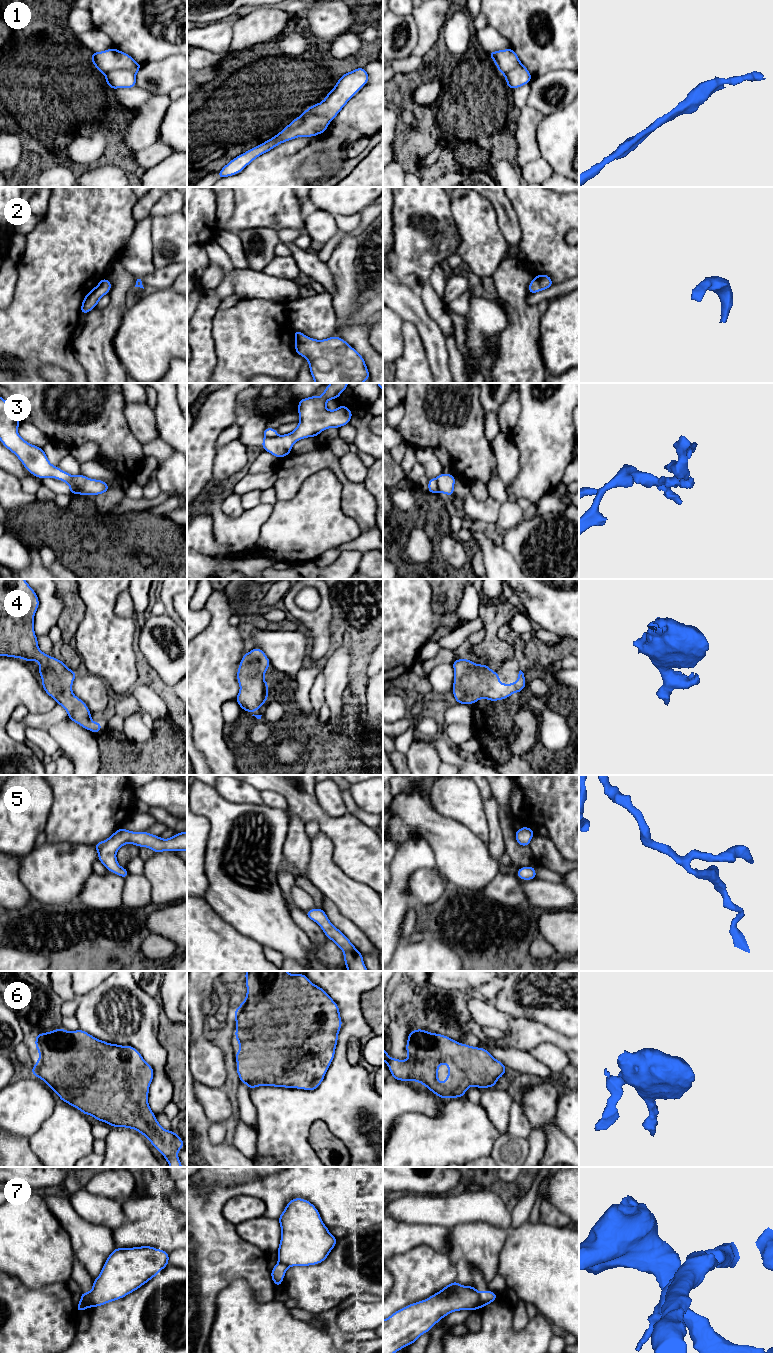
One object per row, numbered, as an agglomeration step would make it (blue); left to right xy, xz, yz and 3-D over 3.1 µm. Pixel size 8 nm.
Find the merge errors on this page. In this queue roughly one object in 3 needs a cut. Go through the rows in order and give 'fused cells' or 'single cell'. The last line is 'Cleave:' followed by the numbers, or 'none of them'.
1: fused cells
2: single cell
3: fused cells
4: single cell
5: single cell
6: single cell
7: fused cells
Cleave: 1, 3, 7

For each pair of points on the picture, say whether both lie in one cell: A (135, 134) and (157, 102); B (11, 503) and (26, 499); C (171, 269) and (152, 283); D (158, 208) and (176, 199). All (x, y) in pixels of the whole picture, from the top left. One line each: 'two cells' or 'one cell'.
A: one cell
B: one cell
C: one cell
D: one cell

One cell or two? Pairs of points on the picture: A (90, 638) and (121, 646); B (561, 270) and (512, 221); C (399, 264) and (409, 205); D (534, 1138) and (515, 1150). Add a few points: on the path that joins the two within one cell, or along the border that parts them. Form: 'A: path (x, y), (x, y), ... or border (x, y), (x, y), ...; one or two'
A: path (98, 638), (101, 638), (109, 646), (113, 646); one
B: border (513, 208), (521, 230), (518, 253); two
C: path (406, 249), (406, 220); one
D: border (526, 1139), (528, 1143), (527, 1156); two

